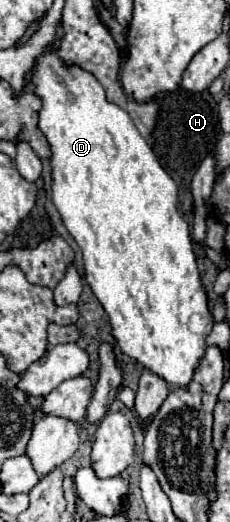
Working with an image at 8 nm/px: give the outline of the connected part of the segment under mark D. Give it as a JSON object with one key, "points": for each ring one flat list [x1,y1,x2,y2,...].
{"points":[[46,51,36,59,36,63,34,63,34,67,32,67,32,71,28,73,26,79,30,79,36,85,36,95,42,99,38,127,46,135,46,139,50,143,50,149,52,149,52,157,50,157,50,163,52,163,52,203,60,211,66,229,70,231,70,235,74,237,74,241,78,243,78,247,82,251,86,281,88,281,92,293,96,295,96,299,100,301,100,305,104,307,104,311,110,317,112,335,114,335,114,339,118,343,118,349,126,357,132,357,132,361,136,361,140,367,152,371,154,375,164,379,168,385,188,387,196,367,200,365,200,359,204,359,206,337,212,331,214,319,212,319,212,315,208,311,208,299,206,299,206,291,202,287,202,279,200,279,200,271,198,271,198,263,196,263,196,255,194,255,194,247,192,247,190,229,188,229,188,223,182,219,182,215,178,211,178,187,176,187,176,183,162,169,162,165,158,163,154,151,148,147,148,143,142,139,142,135,134,127,130,115,124,109,120,109,118,105,106,101,104,89,94,79,94,75,90,75,88,71,84,71,80,67,66,67,62,59,58,59,52,51]]}

